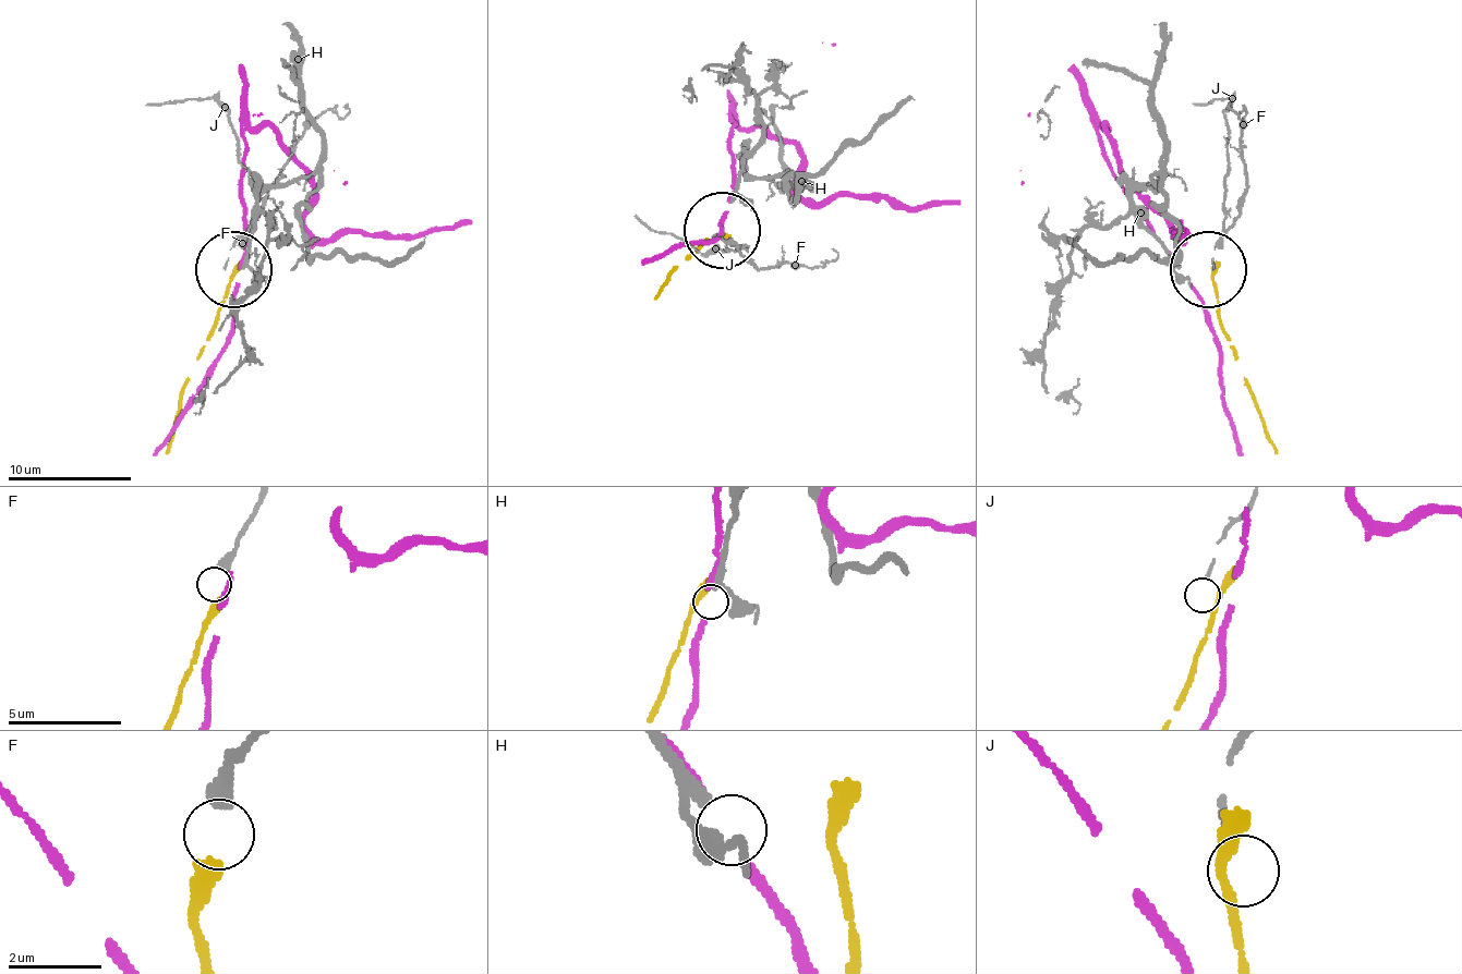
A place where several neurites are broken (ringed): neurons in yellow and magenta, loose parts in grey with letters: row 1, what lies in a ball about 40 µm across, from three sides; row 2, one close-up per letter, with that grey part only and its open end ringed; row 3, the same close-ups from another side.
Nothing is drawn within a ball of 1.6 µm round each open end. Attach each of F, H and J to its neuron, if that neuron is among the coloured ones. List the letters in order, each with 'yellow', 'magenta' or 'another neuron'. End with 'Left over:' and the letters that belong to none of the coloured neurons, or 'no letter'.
F: another neuron
H: another neuron
J: another neuron
Left over: F, H, J

